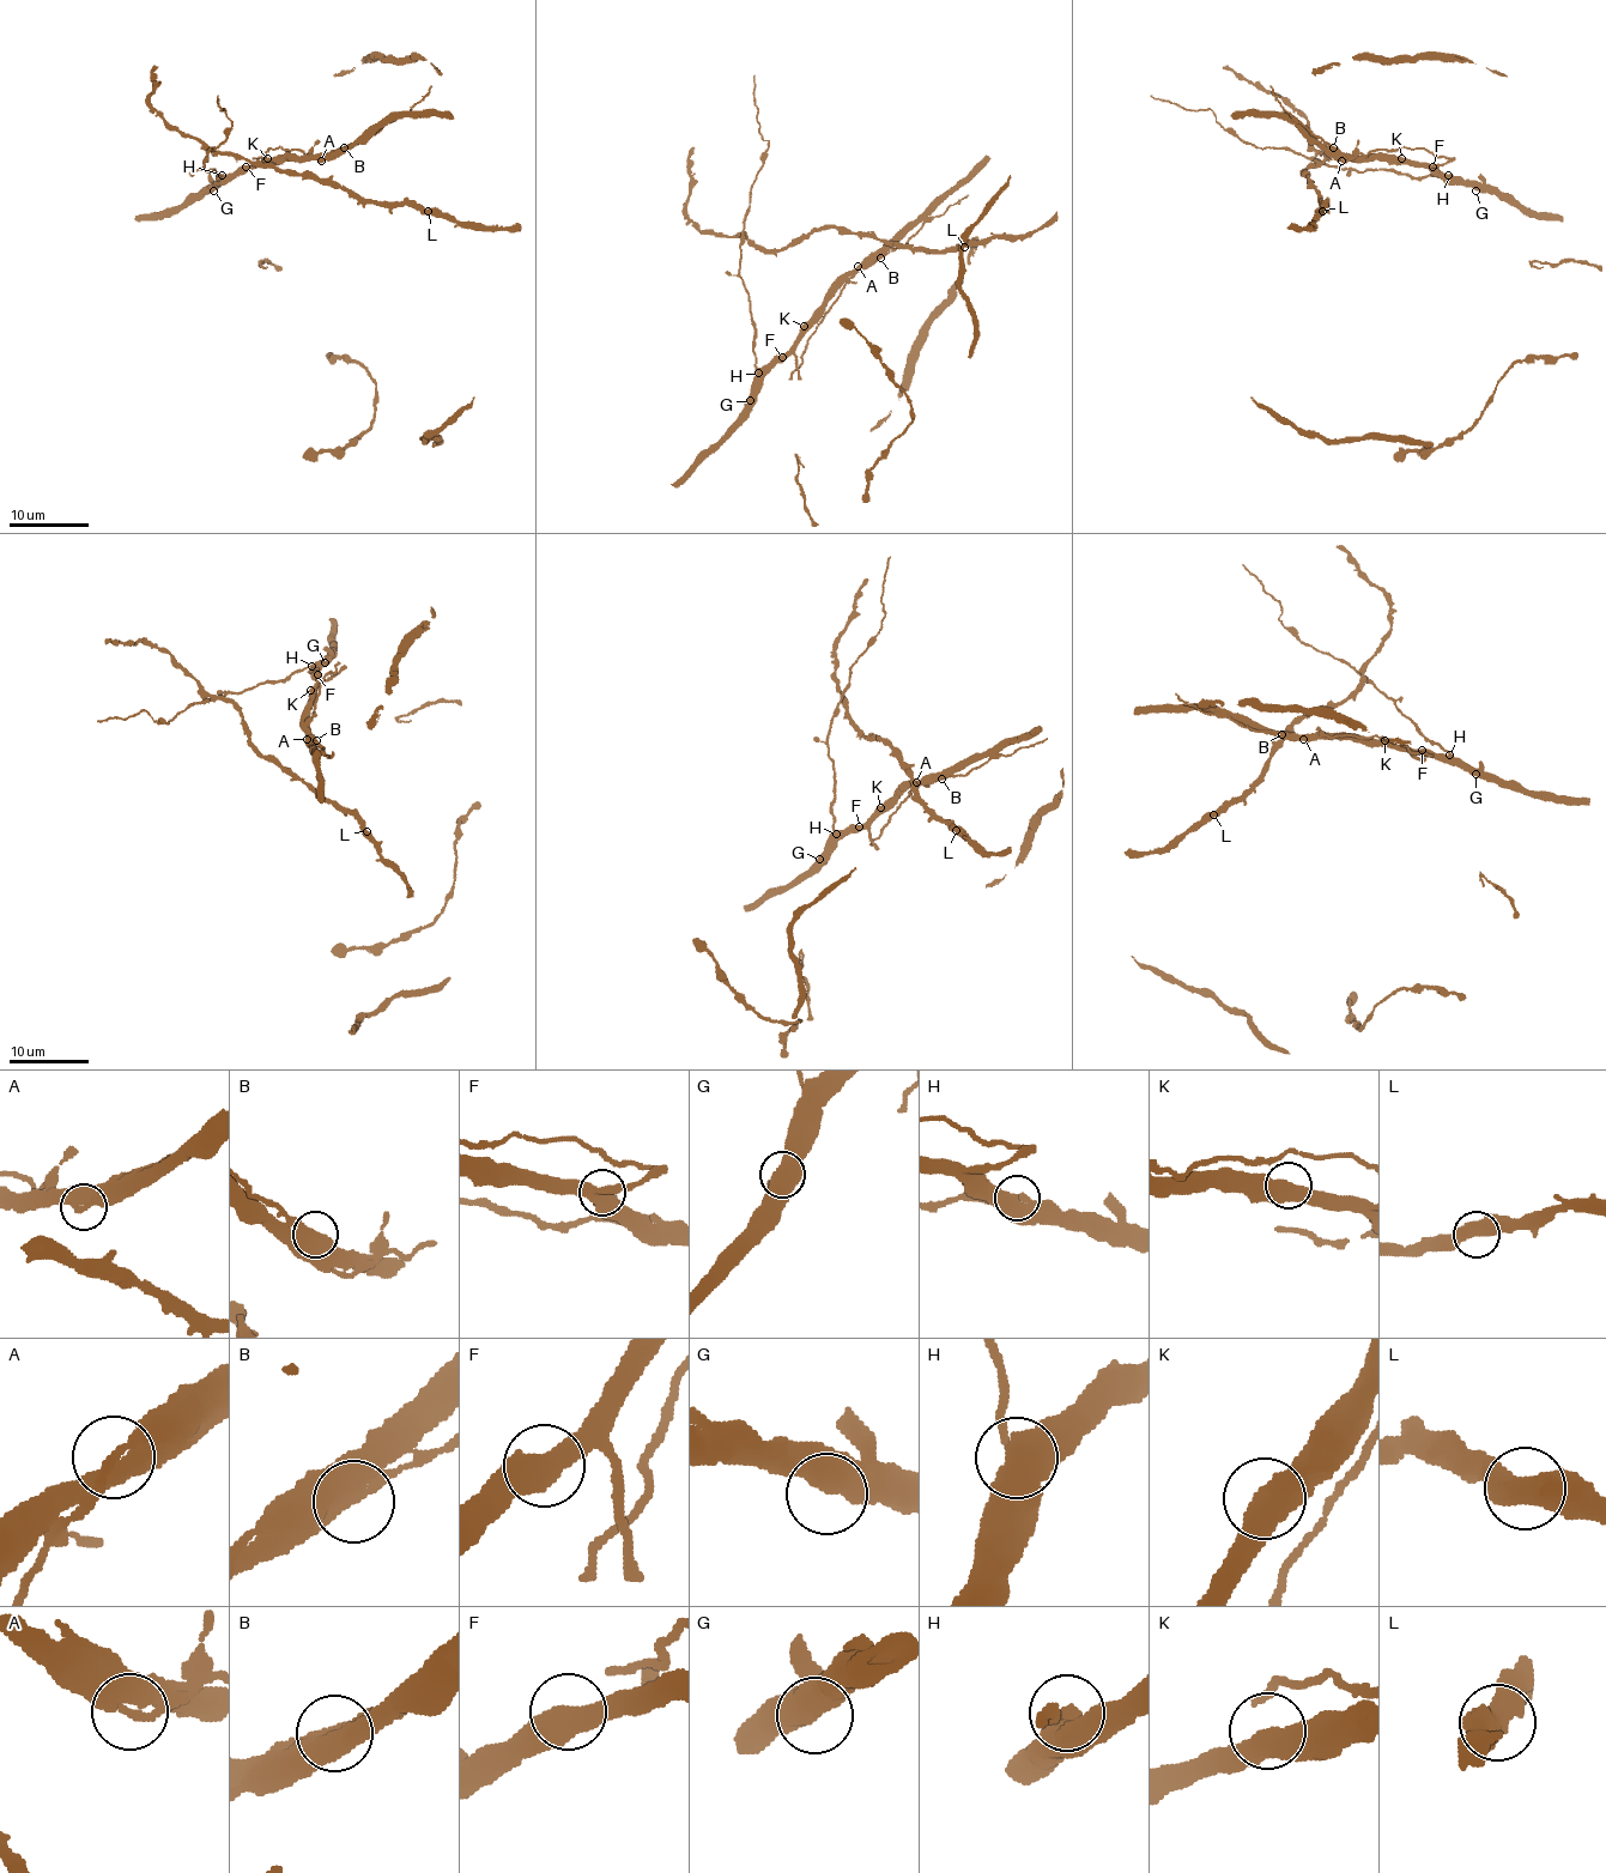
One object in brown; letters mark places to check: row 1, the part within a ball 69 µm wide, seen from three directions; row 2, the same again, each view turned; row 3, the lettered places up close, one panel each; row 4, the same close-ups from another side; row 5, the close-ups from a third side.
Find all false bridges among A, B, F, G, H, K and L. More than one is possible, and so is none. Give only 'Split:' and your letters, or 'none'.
Split: A, B, H

